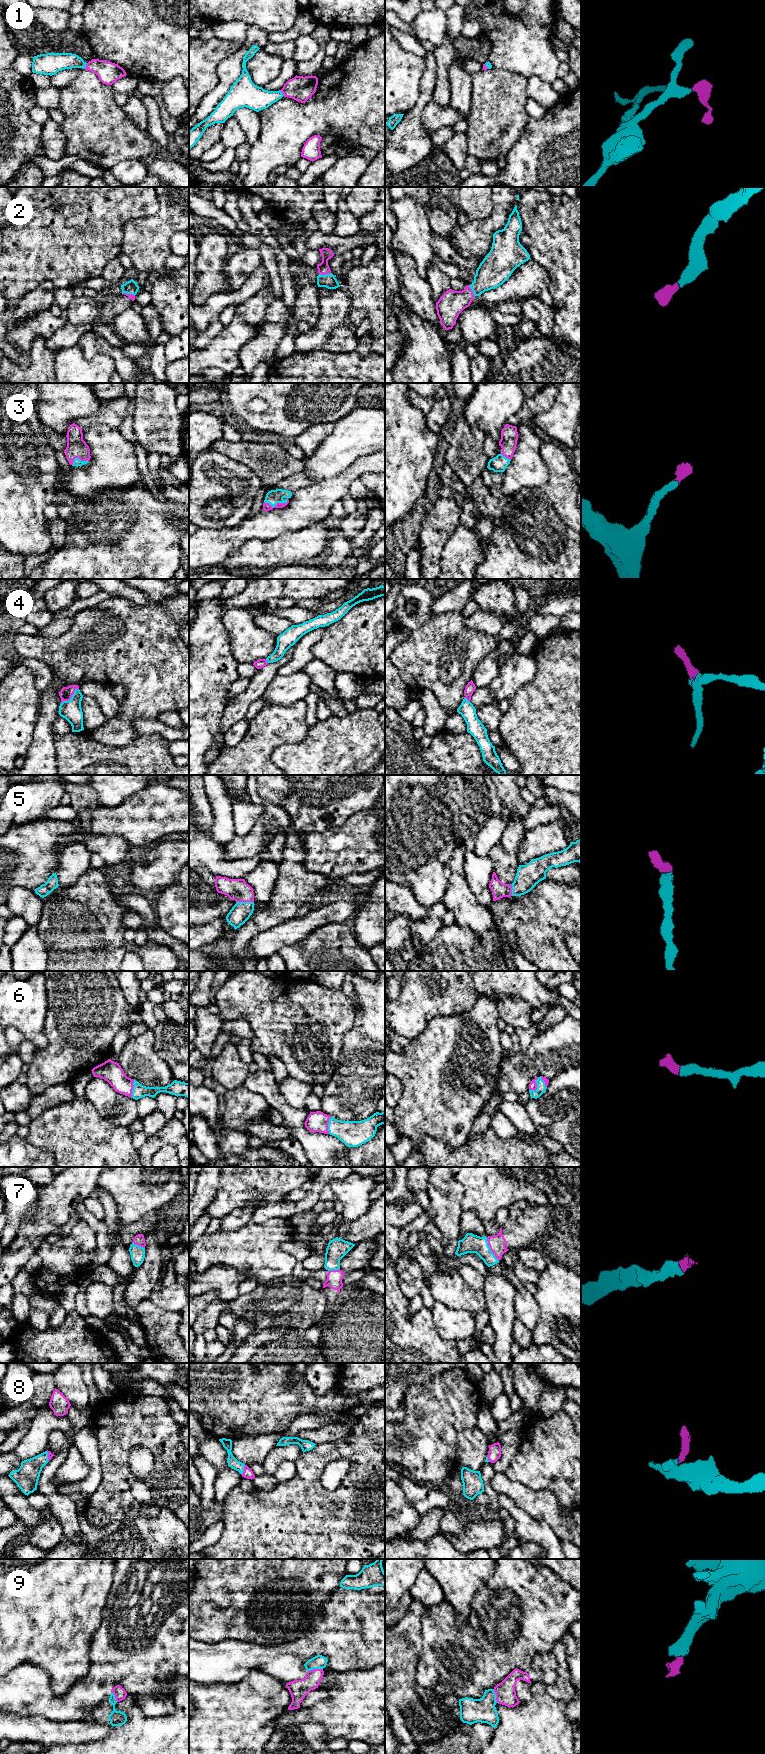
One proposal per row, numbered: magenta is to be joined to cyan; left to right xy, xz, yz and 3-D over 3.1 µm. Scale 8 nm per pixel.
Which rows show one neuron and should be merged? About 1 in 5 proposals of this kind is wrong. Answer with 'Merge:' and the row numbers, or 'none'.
Merge: 1, 2, 3, 4, 5, 6, 7, 8, 9

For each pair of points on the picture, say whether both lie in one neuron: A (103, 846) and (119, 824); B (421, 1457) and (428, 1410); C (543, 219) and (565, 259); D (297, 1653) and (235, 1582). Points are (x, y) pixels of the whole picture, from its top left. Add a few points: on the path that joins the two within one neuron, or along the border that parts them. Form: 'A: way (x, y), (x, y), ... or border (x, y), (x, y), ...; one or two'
A: border (90, 823), (93, 833), (120, 836), (131, 847); two
B: way (425, 1445), (428, 1435), (428, 1422); one
C: way (547, 229), (565, 249); one
D: border (307, 1629), (303, 1629), (293, 1640), (264, 1645); two

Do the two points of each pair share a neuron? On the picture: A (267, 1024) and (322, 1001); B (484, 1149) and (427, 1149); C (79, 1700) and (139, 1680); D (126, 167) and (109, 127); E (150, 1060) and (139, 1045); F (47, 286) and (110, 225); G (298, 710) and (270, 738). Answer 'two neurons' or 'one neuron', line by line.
A: one neuron
B: one neuron
C: one neuron
D: two neurons
E: one neuron
F: two neurons
G: one neuron

